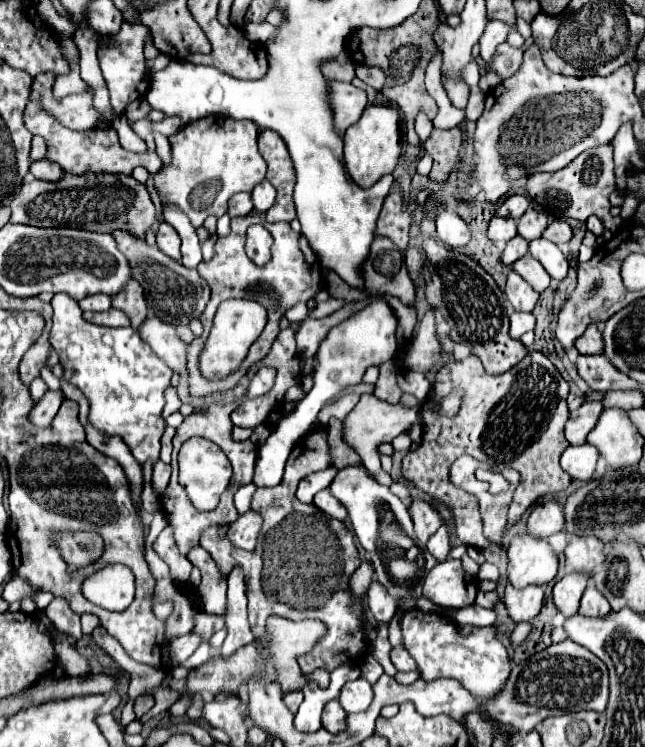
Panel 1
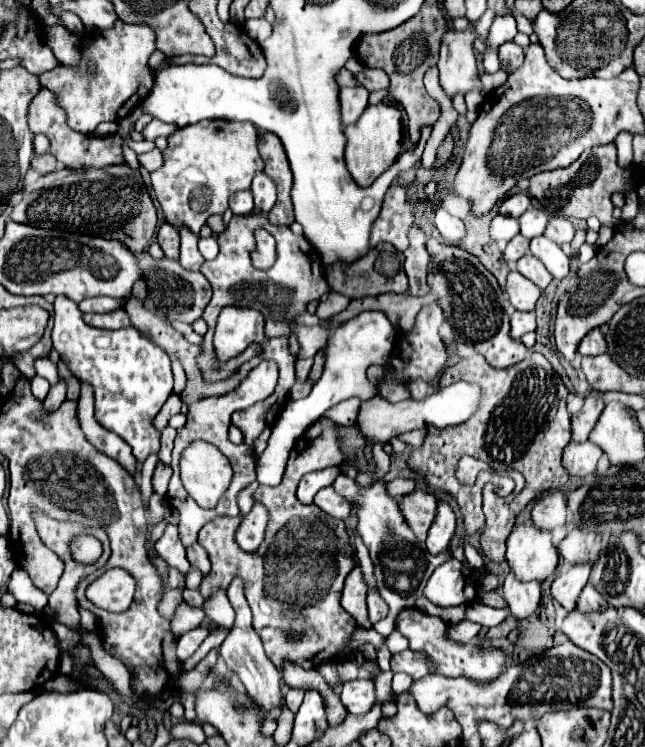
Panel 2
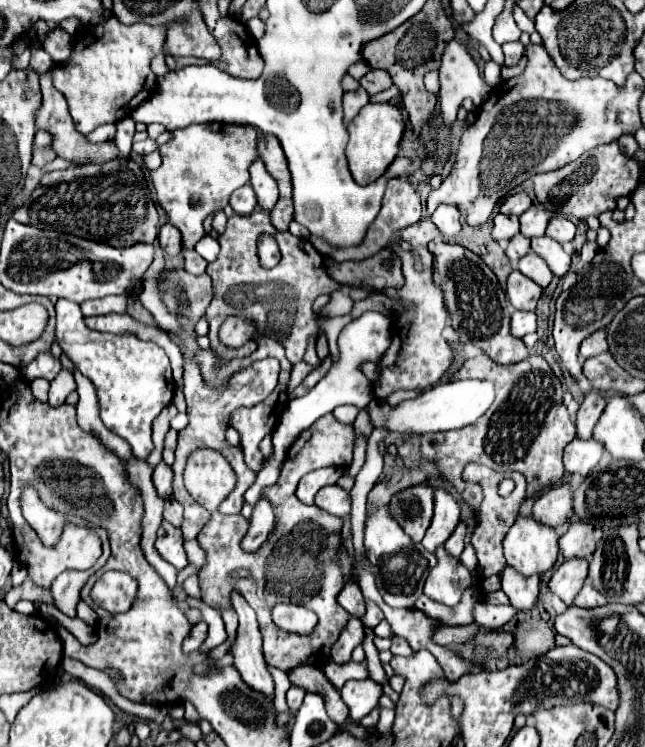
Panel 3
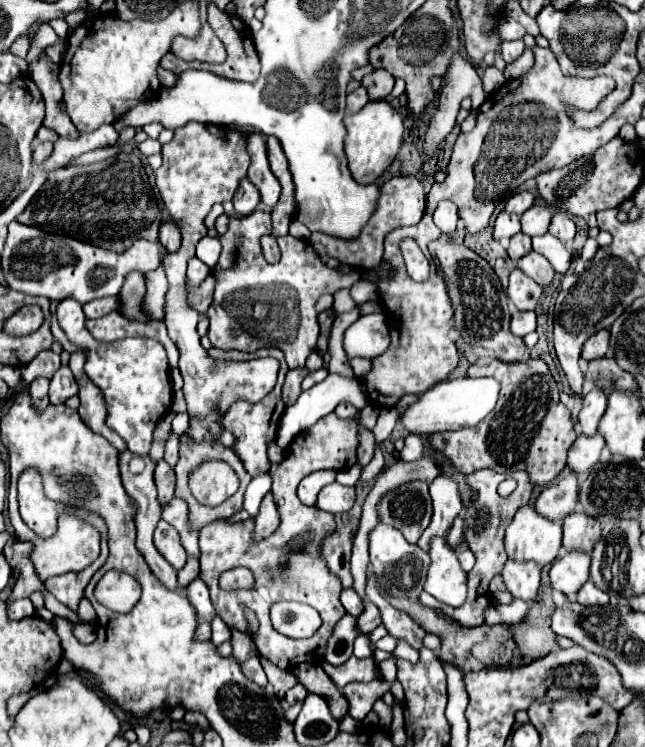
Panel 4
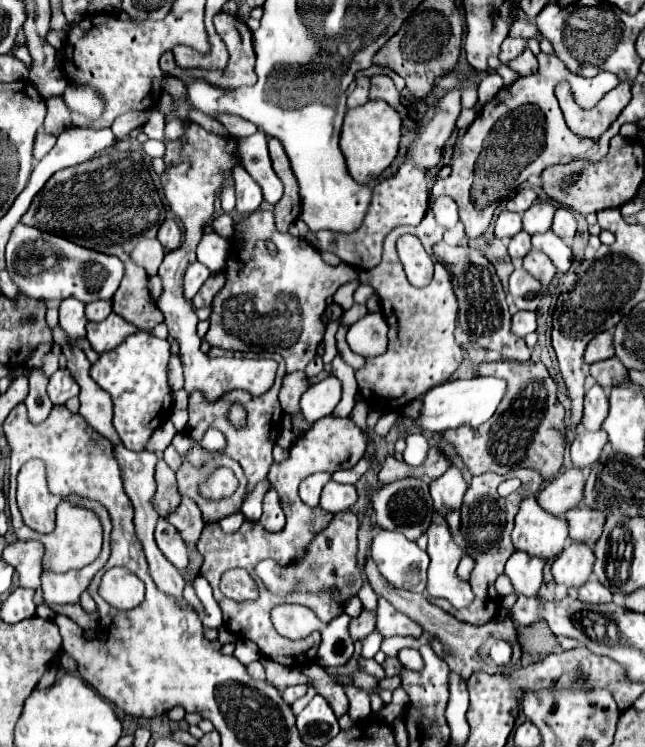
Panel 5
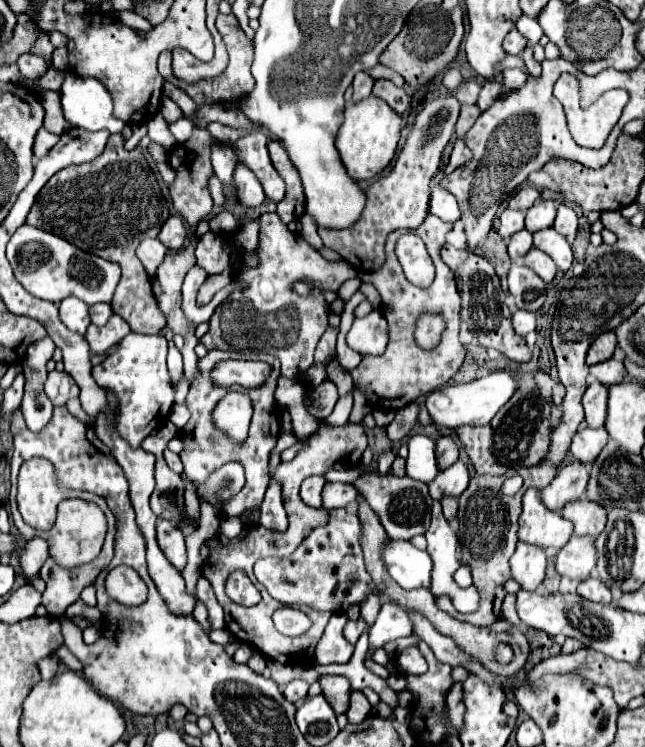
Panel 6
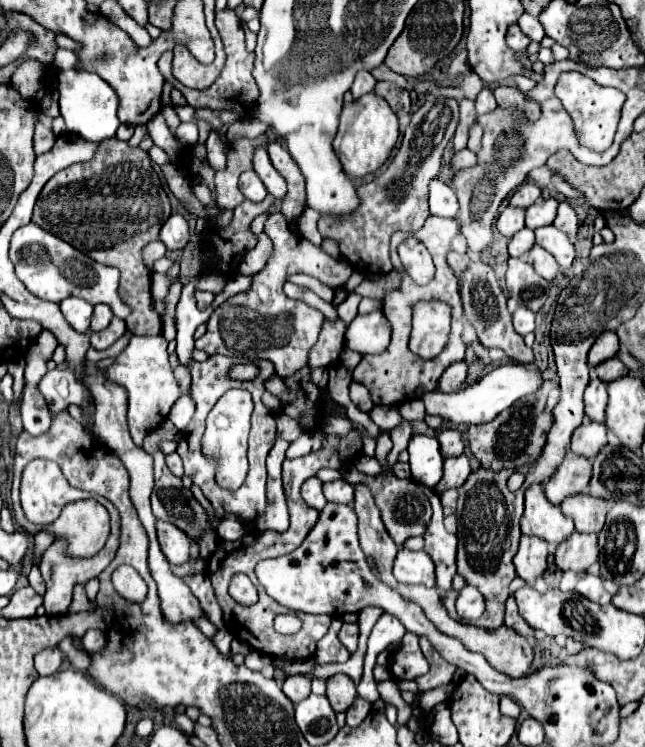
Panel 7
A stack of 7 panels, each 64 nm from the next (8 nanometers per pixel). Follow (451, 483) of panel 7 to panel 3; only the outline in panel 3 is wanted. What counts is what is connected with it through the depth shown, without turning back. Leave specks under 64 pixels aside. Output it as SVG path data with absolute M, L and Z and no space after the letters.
M442 488L434 490L434 518L422 540L424 548L434 552L436 548L444 546L444 542L450 538L458 522L460 522L460 508L456 500Z

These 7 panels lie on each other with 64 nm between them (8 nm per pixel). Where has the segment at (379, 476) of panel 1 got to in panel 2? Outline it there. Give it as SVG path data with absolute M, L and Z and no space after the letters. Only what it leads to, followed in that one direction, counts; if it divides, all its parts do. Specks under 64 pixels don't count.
M456 382L452 386L440 388L436 394L428 396L426 400L402 400L398 404L392 404L380 396L374 396L370 400L364 400L360 404L358 416L354 426L360 430L360 434L366 438L366 442L376 444L376 442L390 442L392 438L422 428L426 430L426 426L436 426L436 428L446 428L446 426L454 426L454 424L462 424L464 420L468 420L468 416L472 416L472 412L476 412L478 408L478 400L480 400L480 388L476 388L474 384L468 382Z

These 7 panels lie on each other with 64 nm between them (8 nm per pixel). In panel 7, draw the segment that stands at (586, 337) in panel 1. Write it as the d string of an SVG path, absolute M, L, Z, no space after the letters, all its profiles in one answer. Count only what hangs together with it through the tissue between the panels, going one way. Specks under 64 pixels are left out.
M604 332L604 334L600 334L598 340L594 342L594 346L588 352L588 366L594 368L594 366L598 366L604 360L614 358L616 352L618 352L618 348L620 346L618 346L616 332Z

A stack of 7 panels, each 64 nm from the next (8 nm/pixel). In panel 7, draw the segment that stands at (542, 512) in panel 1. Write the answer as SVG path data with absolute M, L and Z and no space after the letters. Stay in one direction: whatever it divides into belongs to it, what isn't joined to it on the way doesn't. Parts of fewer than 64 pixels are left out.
M572 452L566 454L560 468L554 472L550 482L544 484L544 492L550 504L560 504L566 496L580 494L588 488L592 476L592 462L576 456Z

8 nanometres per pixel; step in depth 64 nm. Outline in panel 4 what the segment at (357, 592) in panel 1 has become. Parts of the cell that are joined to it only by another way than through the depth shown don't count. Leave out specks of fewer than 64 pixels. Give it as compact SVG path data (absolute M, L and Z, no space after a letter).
M354 588L342 590L342 594L340 594L340 602L342 602L342 606L346 608L346 612L348 612L348 614L352 614L352 616L360 616L360 612L364 610L362 598L356 594L356 590L354 590Z

